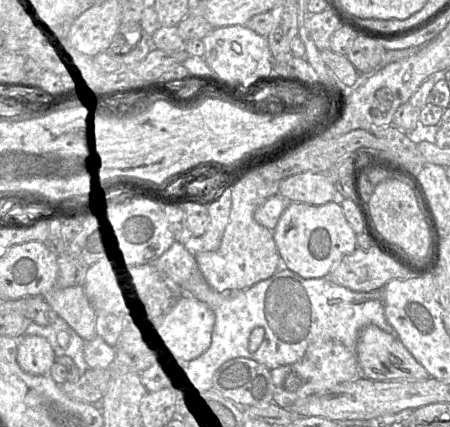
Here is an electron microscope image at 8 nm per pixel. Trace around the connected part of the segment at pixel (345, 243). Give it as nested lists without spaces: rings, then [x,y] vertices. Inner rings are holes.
[[[331,201],[324,205],[289,203],[272,233],[281,257],[281,265],[304,279],[324,278],[344,256],[353,253],[357,248],[357,234],[346,220],[339,201]]]

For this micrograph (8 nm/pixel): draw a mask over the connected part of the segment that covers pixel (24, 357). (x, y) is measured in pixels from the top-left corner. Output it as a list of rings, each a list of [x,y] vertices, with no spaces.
[[[23,335],[17,342],[17,363],[32,375],[48,375],[56,355],[47,339],[35,335]]]

